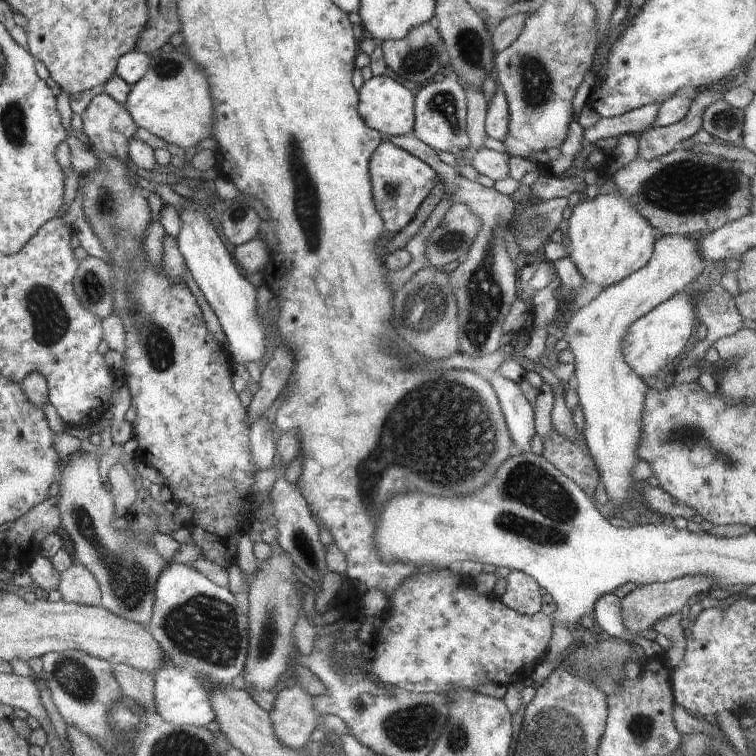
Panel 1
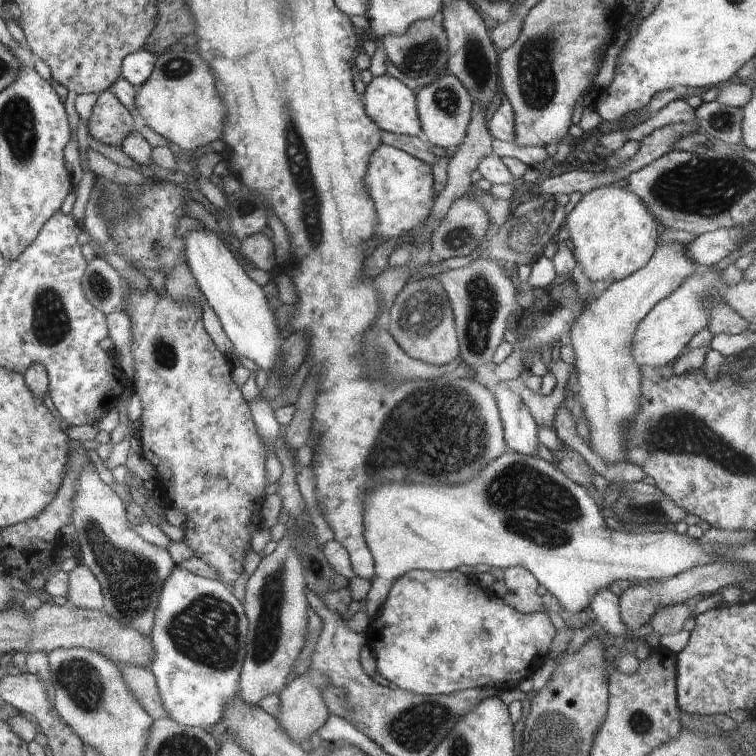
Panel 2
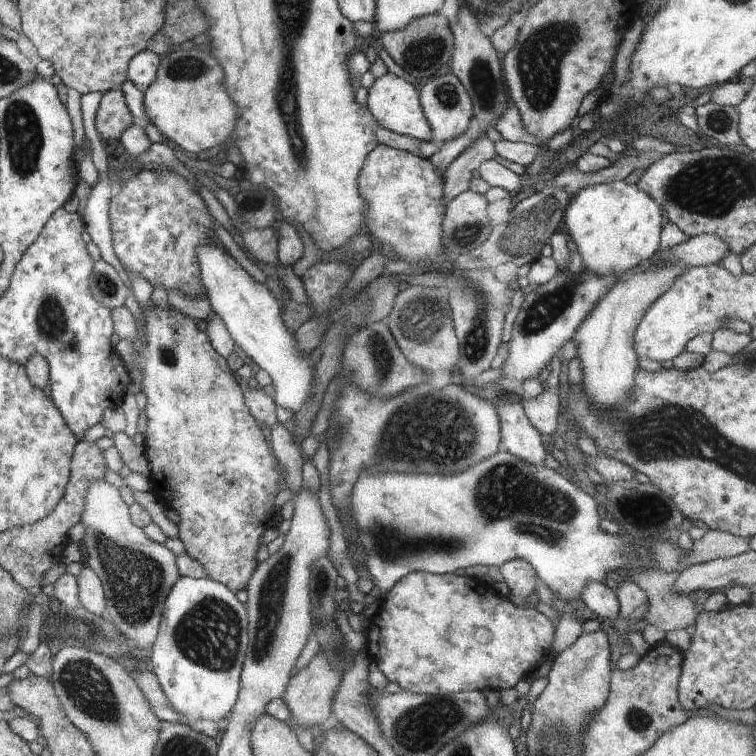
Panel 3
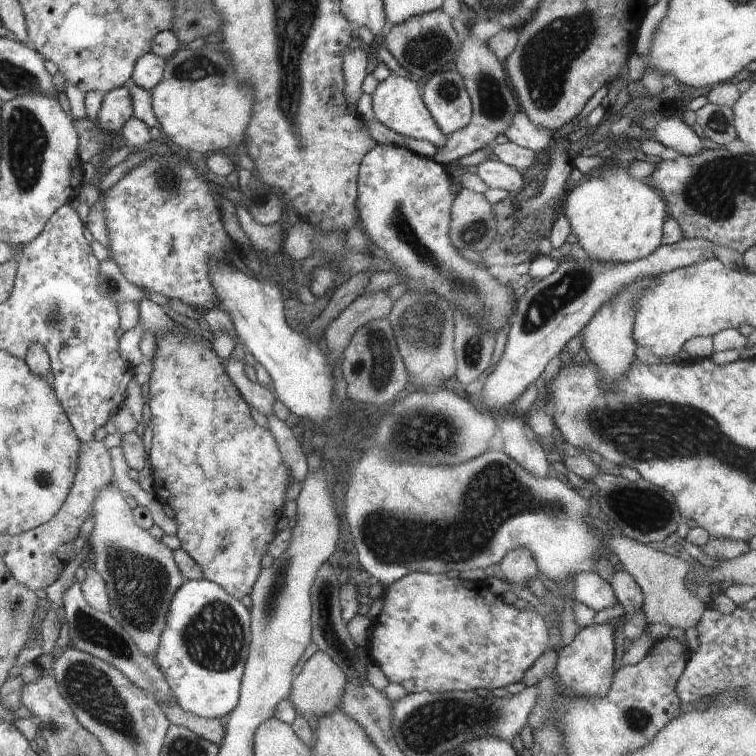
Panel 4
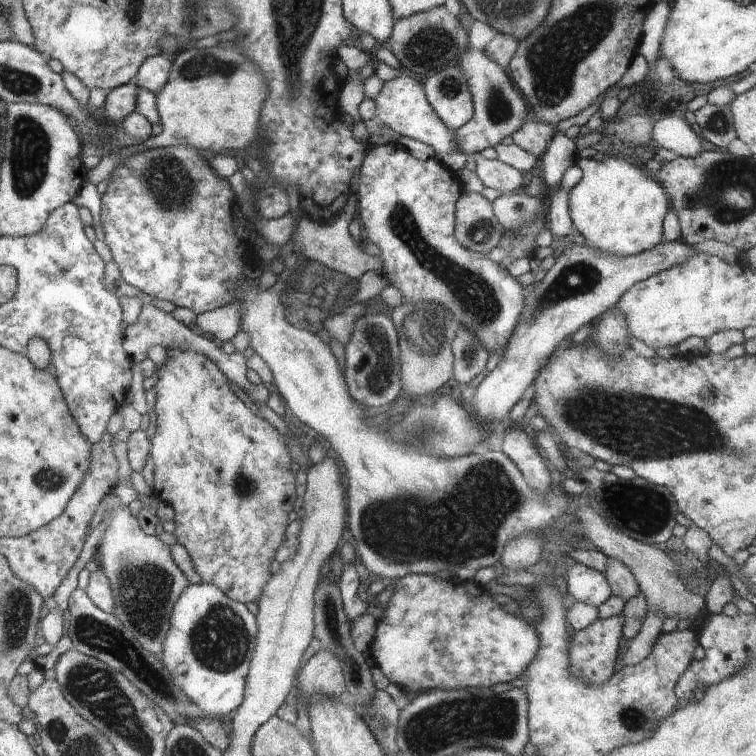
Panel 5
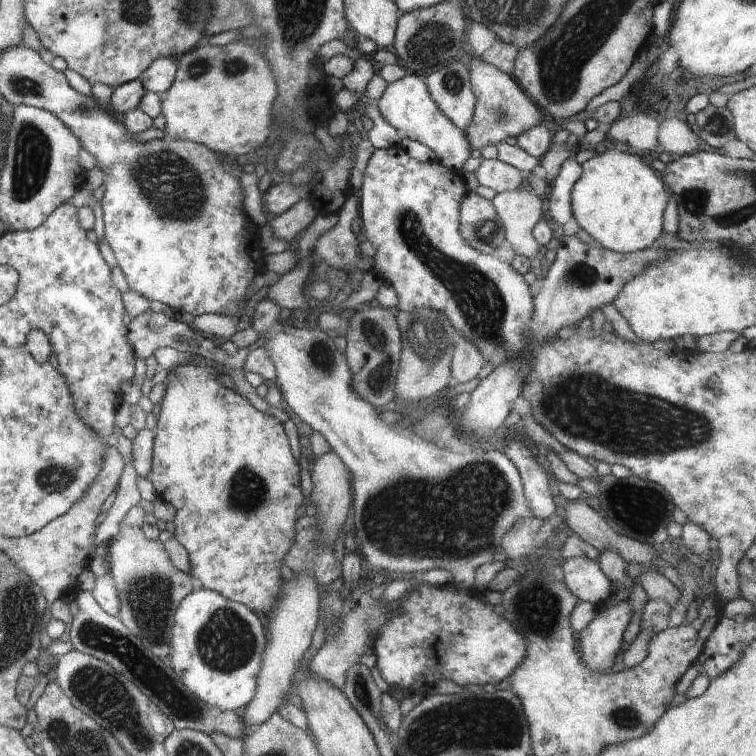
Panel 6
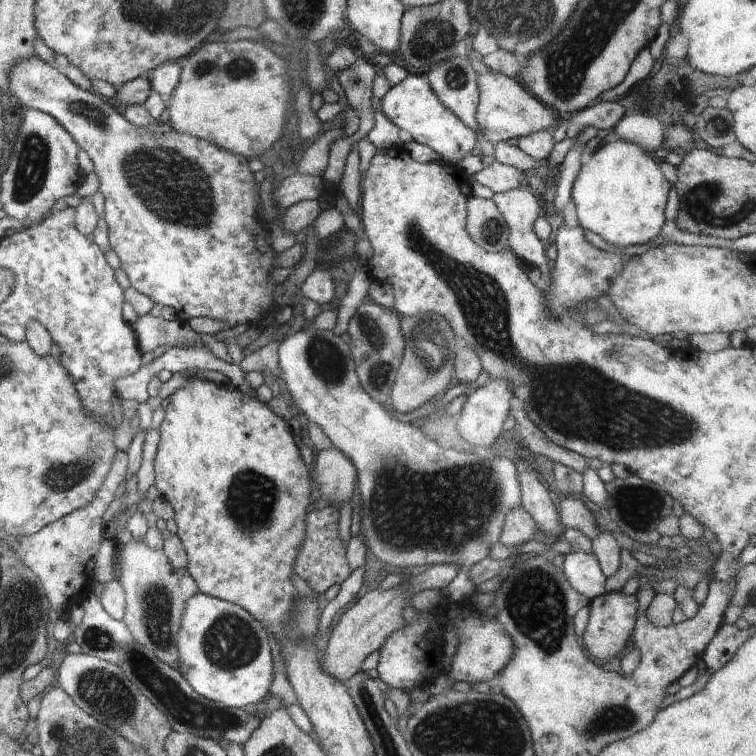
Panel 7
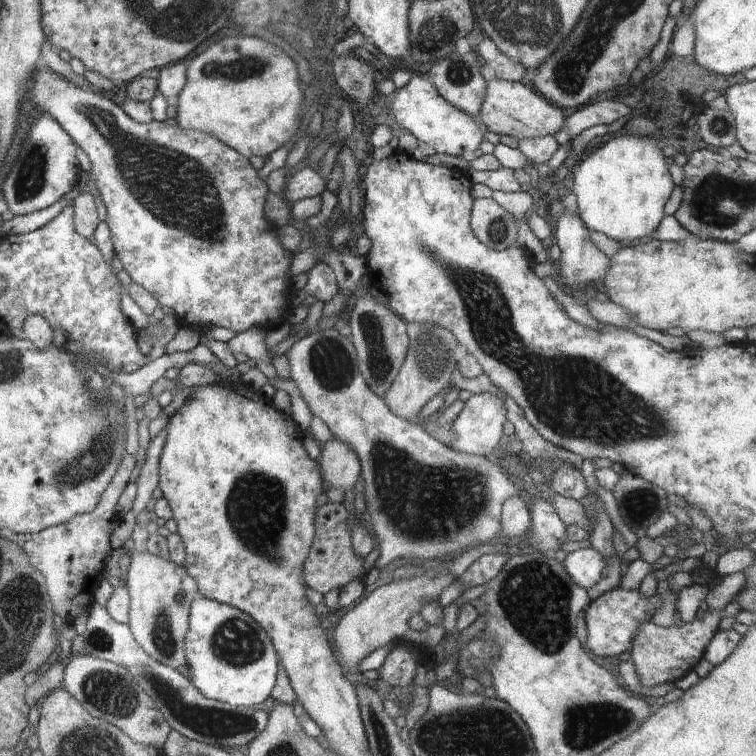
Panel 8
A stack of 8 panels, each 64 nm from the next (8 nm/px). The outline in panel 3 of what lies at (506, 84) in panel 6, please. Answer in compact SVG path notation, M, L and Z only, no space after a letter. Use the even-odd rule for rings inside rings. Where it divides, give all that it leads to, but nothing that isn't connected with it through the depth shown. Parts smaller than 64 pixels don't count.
M466 5L459 6L456 21L449 24L453 36L453 53L449 64L449 71L454 73L458 80L465 86L466 92L473 102L473 117L468 130L461 136L446 141L438 146L437 151L430 156L429 161L439 172L444 180L447 166L480 135L486 135L487 126L494 126L496 119L504 112L504 109L512 105L507 96L507 88L503 78L501 56L492 46L488 36L480 31L480 17Z

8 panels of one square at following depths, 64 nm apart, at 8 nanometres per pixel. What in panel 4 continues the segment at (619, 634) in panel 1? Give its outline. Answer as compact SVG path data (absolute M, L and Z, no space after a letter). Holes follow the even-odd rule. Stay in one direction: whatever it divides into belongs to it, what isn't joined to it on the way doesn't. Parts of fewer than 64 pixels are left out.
M582 570L571 579L568 588L571 597L597 613L616 604L612 586L596 572Z

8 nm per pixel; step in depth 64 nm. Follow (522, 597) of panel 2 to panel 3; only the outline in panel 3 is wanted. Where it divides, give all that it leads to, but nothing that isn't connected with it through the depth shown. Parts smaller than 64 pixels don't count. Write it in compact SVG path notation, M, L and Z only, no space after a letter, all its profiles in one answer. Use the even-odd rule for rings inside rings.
M522 559L509 560L508 562L505 562L502 566L499 566L499 568L500 572L502 573L502 578L504 578L504 582L506 582L510 590L511 597L508 601L516 605L517 607L536 609L533 606L529 607L526 602L526 598L528 598L528 596L530 596L530 594L534 592L534 589L539 582L535 570L532 569L531 566Z

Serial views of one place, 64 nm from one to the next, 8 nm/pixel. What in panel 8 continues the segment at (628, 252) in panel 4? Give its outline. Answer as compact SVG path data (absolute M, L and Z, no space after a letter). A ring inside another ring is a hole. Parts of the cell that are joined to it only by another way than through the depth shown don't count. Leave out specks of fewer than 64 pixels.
M608 136L604 146L576 164L569 185L577 200L576 214L591 232L603 232L623 244L636 244L651 238L664 218L664 207L675 185L668 173L671 160L663 156L664 142L651 138Z

